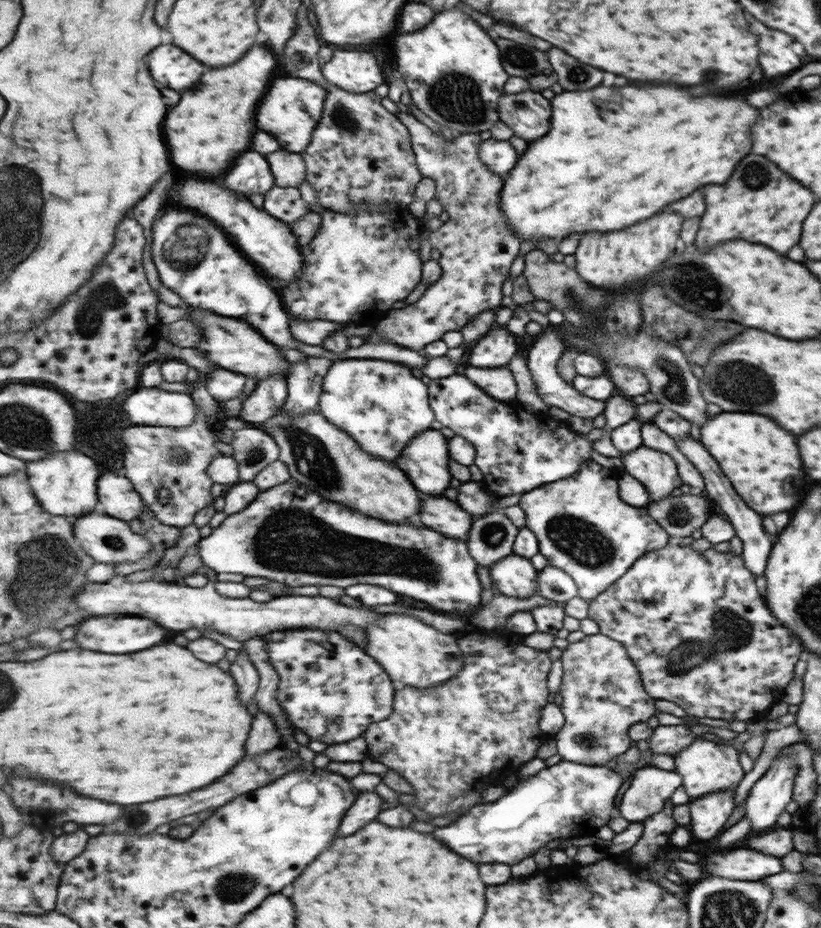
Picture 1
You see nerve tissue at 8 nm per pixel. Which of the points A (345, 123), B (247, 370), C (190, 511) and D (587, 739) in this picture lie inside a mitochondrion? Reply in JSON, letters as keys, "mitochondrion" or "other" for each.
{"A":"mitochondrion","B":"other","C":"other","D":"mitochondrion"}

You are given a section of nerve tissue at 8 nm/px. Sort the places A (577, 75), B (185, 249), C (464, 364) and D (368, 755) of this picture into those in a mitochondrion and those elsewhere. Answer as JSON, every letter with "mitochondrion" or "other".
{"A":"mitochondrion","B":"mitochondrion","C":"other","D":"other"}

